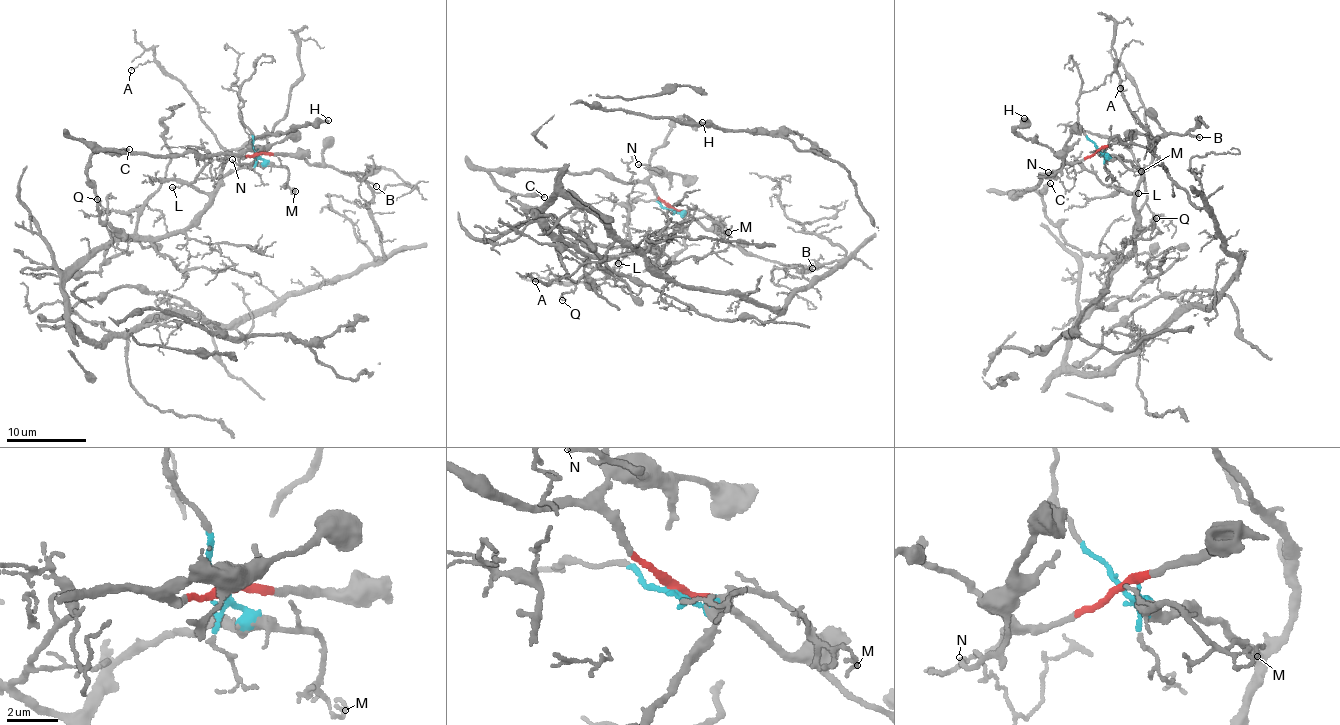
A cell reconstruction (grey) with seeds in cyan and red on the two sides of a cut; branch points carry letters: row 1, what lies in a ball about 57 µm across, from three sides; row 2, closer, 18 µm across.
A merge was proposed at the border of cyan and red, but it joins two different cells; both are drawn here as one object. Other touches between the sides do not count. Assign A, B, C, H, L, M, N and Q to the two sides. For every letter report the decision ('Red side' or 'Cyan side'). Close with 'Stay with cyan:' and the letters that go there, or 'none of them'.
A: Cyan side
B: Red side
C: Red side
H: Red side
L: Cyan side
M: Cyan side
N: Red side
Q: Cyan side
Stay with cyan: A, L, M, Q

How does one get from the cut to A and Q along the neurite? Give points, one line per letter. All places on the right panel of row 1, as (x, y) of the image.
A: (1097, 149), (1142, 169), (1151, 163), (1152, 141), (1144, 104), (1127, 74), (1120, 89)
Q: (1097, 149), (1133, 163), (1142, 173), (1132, 213), (1135, 234), (1131, 251), (1136, 226), (1150, 228), (1157, 217)

